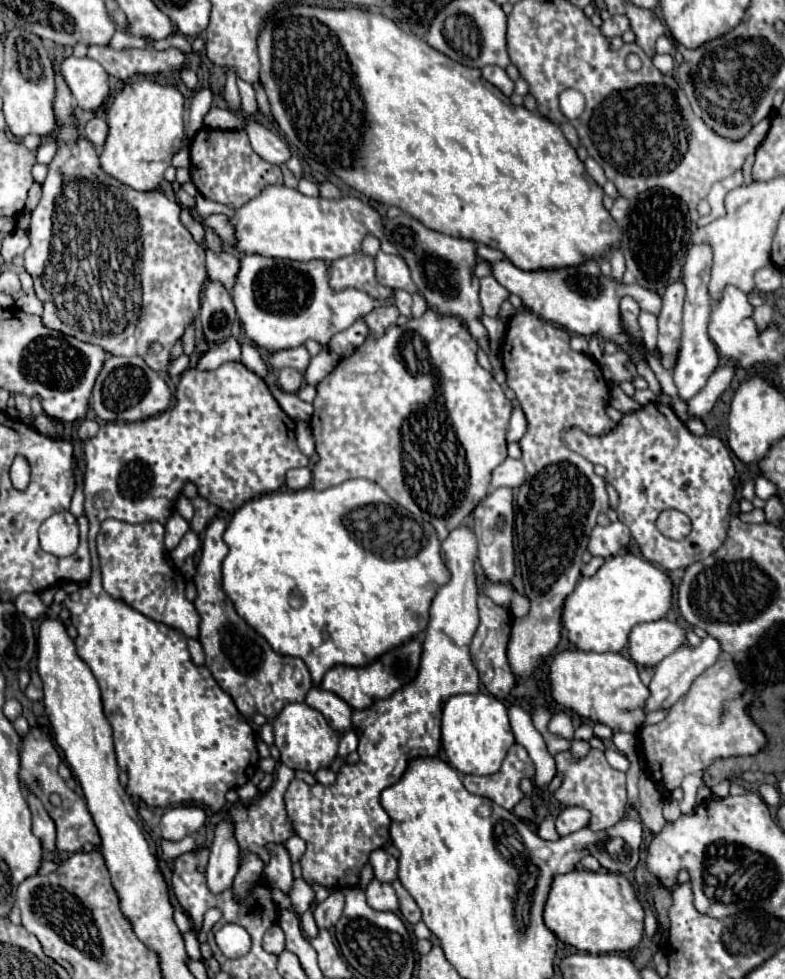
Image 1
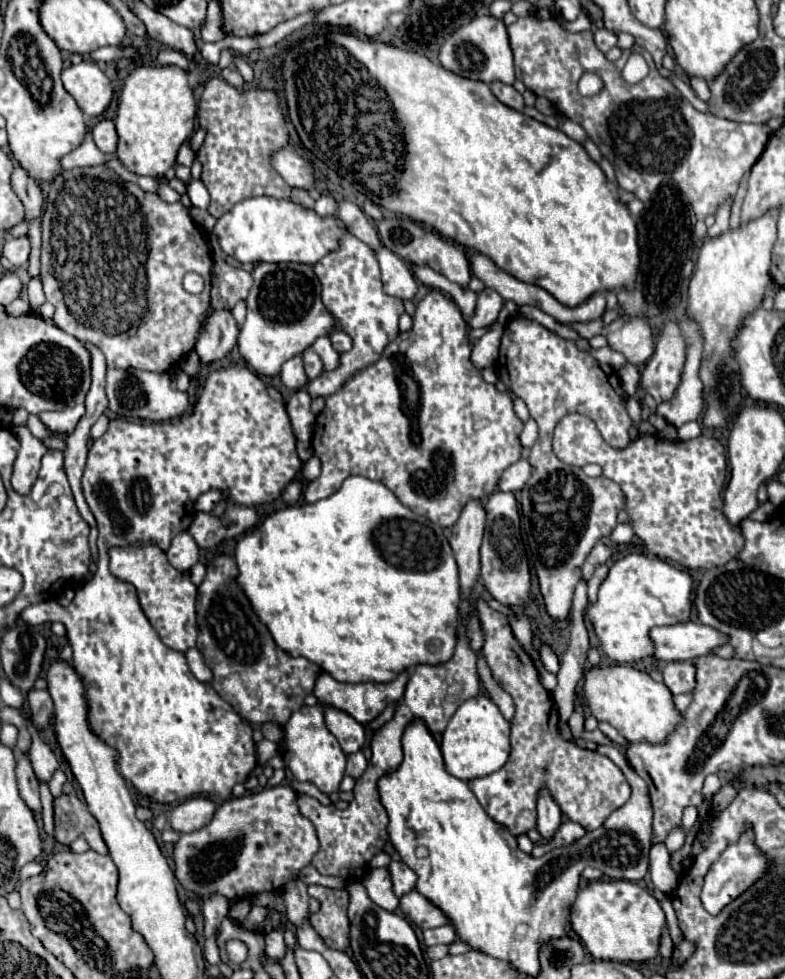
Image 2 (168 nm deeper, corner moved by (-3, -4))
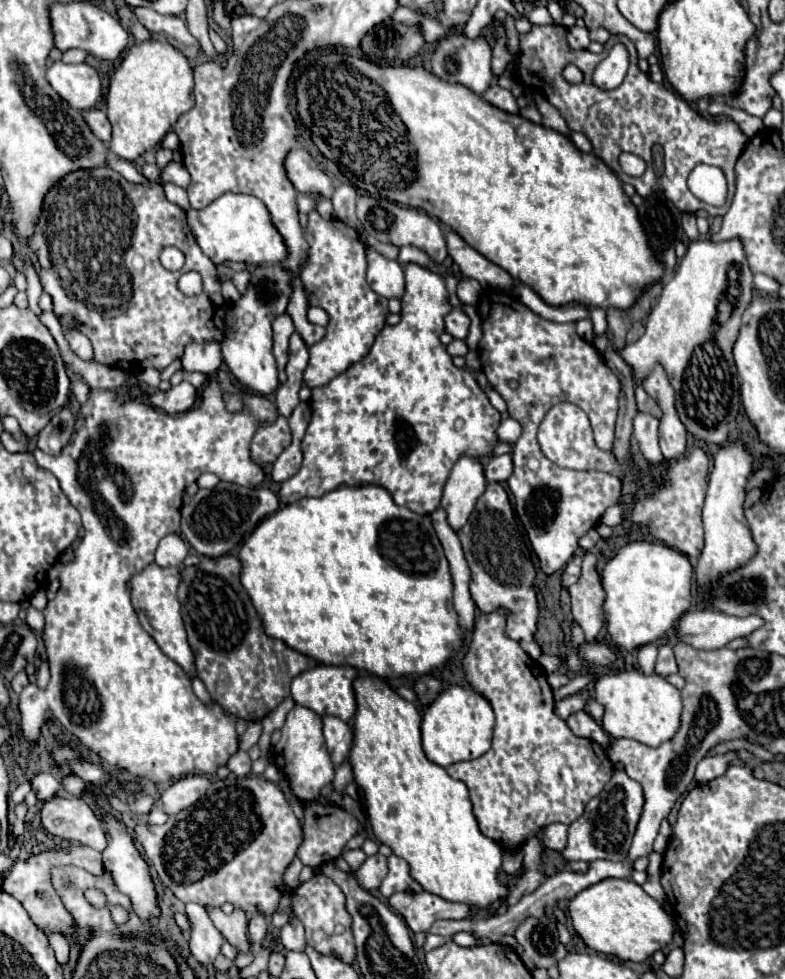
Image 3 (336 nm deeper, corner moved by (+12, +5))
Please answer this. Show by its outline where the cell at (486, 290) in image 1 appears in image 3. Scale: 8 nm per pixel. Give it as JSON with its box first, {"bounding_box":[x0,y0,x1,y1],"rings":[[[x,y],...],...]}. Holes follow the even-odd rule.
{"bounding_box":[446,309,470,339],"rings":[[[452,309],[452,311],[446,315],[446,331],[448,331],[454,339],[466,339],[468,327],[470,327],[470,319],[468,319],[466,313],[462,313],[462,309]]]}

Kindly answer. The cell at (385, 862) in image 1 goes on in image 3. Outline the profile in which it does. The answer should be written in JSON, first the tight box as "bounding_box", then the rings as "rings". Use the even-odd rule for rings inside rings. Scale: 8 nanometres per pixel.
{"bounding_box":[380,855,414,897],"rings":[[[390,855],[388,857],[388,867],[390,867],[390,871],[380,885],[380,893],[384,897],[390,897],[396,891],[406,891],[414,885],[414,879],[410,877],[410,867],[404,859],[400,859],[396,855]]]}

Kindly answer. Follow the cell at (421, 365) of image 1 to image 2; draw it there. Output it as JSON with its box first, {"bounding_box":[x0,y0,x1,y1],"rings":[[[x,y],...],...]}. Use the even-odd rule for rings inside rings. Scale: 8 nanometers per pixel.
{"bounding_box":[303,290,523,528],"rings":[[[431,290],[417,304],[417,312],[413,314],[413,328],[409,332],[401,332],[393,342],[389,342],[387,348],[383,350],[381,358],[377,360],[377,364],[371,364],[367,368],[357,370],[349,380],[345,380],[345,384],[341,386],[339,392],[331,394],[325,400],[325,408],[317,416],[313,440],[311,440],[313,454],[319,452],[319,460],[321,460],[323,468],[321,468],[319,478],[315,478],[313,482],[309,482],[303,488],[303,498],[305,498],[305,502],[317,502],[319,498],[327,498],[327,496],[335,494],[335,490],[339,490],[339,486],[343,484],[345,478],[349,478],[351,474],[359,474],[359,476],[365,476],[369,480],[383,482],[399,498],[399,502],[403,502],[403,506],[415,510],[415,514],[423,514],[425,518],[431,518],[431,522],[435,522],[441,528],[449,528],[459,520],[461,510],[465,508],[465,504],[469,500],[485,500],[497,488],[499,474],[507,466],[511,466],[519,460],[519,454],[521,454],[519,430],[523,430],[523,422],[517,418],[511,398],[507,394],[499,392],[495,388],[495,384],[487,384],[481,376],[481,370],[475,368],[471,362],[471,344],[469,344],[469,334],[467,334],[467,322],[463,318],[463,314],[459,312],[457,304],[451,298],[447,298],[445,294],[441,294],[439,290]]]}

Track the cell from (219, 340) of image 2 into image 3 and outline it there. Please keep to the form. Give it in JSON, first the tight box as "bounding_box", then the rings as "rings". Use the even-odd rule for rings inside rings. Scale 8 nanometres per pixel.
{"bounding_box":[182,343,222,373],"rings":[[[192,343],[184,349],[182,355],[182,369],[184,371],[200,371],[200,373],[214,373],[222,365],[220,345],[218,343]]]}

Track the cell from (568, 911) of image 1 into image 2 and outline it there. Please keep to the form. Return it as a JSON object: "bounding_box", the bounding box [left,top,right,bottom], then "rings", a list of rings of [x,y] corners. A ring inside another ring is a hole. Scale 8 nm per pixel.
{"bounding_box":[569,880,665,962],"rings":[[[595,880],[579,888],[575,902],[569,906],[569,922],[589,954],[597,960],[641,962],[659,950],[665,912],[659,902],[637,882],[631,880]]]}

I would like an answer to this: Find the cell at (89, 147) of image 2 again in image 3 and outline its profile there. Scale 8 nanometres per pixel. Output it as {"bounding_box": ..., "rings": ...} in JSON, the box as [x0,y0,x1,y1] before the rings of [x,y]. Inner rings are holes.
{"bounding_box":[108,157,150,185],"rings":[[[110,157],[108,159],[108,165],[112,167],[112,169],[116,169],[118,173],[122,173],[122,177],[126,179],[126,181],[132,181],[132,183],[144,183],[144,185],[150,185],[150,181],[132,165],[132,163],[128,163],[128,161],[122,161],[122,159],[116,159],[116,157]]]}

